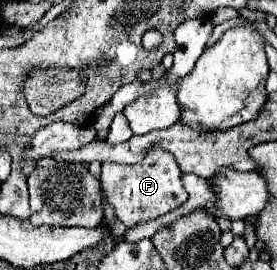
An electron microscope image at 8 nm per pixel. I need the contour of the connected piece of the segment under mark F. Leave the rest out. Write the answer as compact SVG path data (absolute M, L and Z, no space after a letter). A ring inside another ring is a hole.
M152 147L142 159L142 163L136 163L136 165L104 163L100 183L106 195L106 201L114 207L116 217L126 225L126 229L130 229L140 221L152 221L186 203L188 193L182 187L180 175L182 171L176 159L162 147Z

